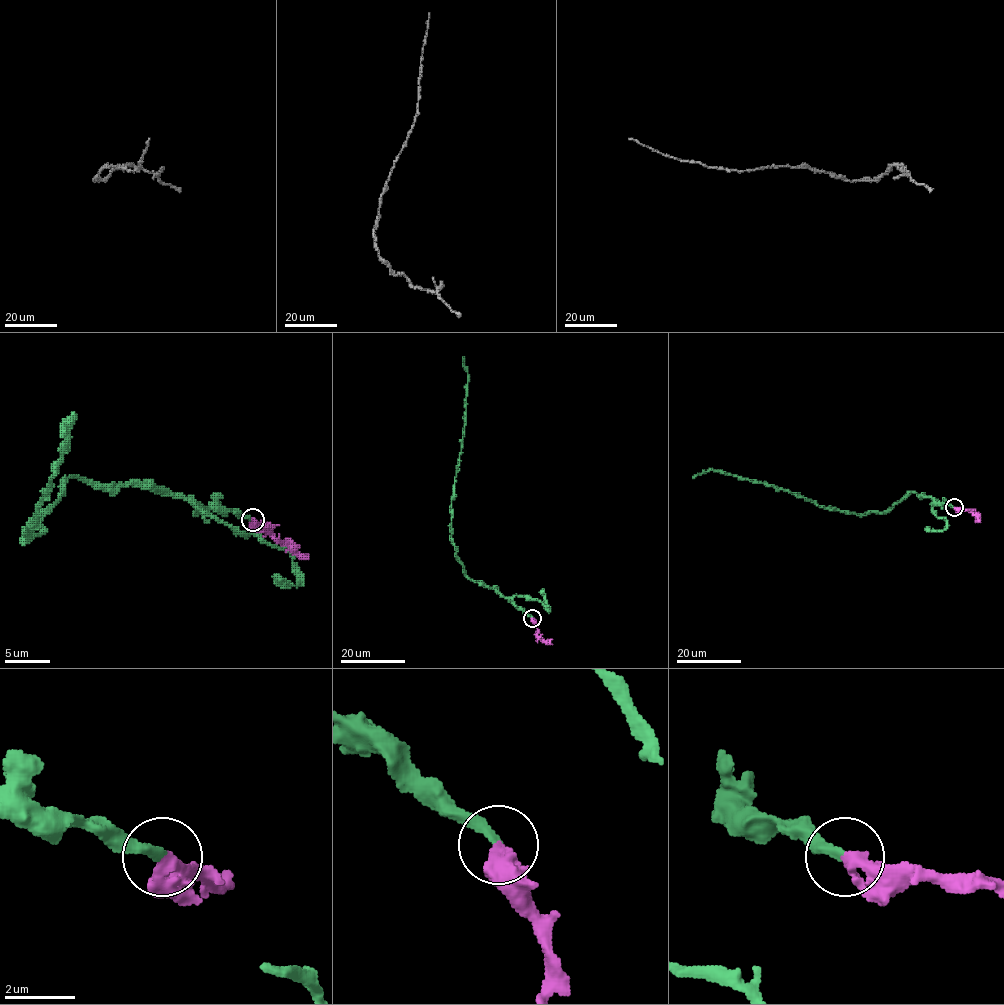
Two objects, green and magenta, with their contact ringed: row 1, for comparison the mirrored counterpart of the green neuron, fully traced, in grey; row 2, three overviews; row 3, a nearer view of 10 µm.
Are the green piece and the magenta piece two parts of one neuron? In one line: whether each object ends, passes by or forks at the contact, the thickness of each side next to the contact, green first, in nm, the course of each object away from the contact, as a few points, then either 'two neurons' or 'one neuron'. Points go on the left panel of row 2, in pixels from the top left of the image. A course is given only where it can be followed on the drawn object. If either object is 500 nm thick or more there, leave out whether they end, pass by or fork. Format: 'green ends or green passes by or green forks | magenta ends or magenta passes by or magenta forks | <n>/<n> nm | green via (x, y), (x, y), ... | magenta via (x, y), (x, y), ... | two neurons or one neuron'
green ends | magenta ends | 280/380 nm | green via (252, 520), (198, 509), (184, 495), (72, 477), (27, 538), (67, 448), (72, 414), (60, 437) | magenta via (252, 520), (297, 552), (308, 554) | one neuron

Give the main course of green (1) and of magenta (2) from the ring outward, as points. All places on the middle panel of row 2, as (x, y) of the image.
1: (532, 618), (494, 589), (472, 581), (456, 554), (451, 537), (452, 497), (465, 416), (467, 376), (463, 356)
2: (532, 618), (537, 635), (552, 644)

